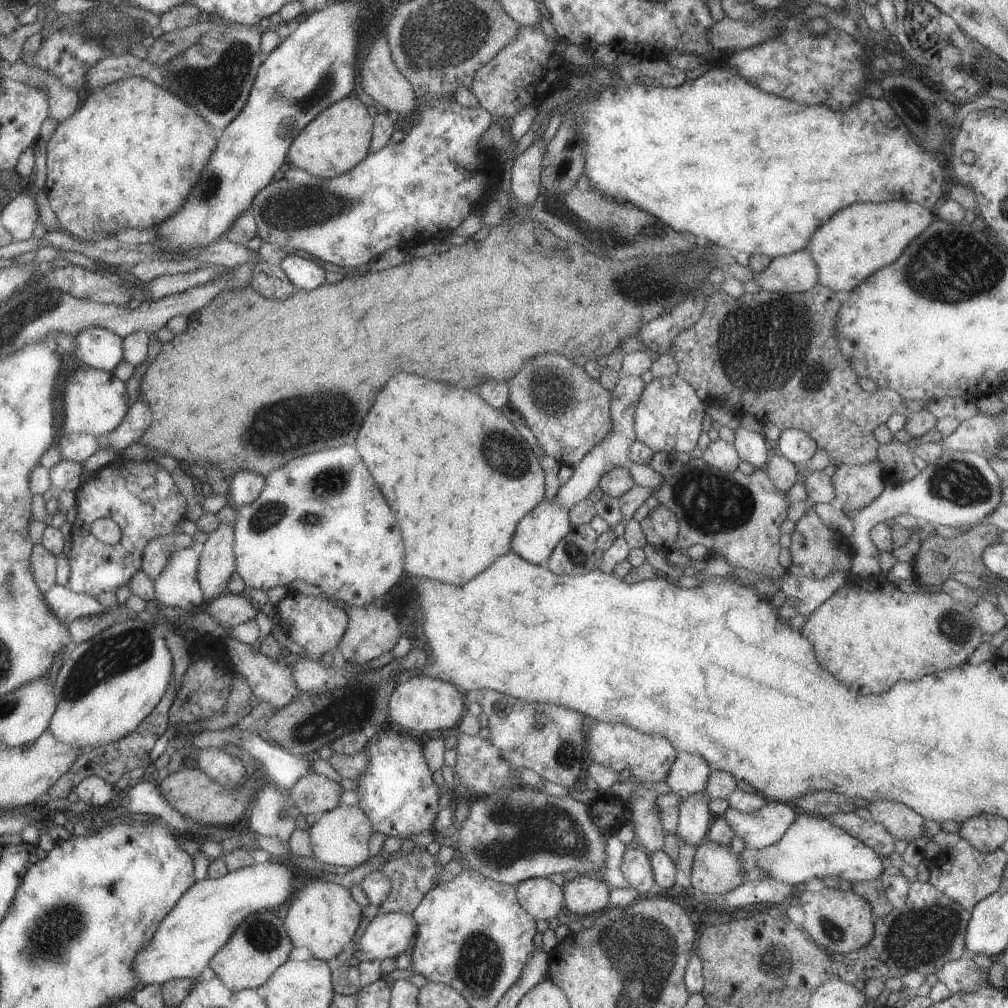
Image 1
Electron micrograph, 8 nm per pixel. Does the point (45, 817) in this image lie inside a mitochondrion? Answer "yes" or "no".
no

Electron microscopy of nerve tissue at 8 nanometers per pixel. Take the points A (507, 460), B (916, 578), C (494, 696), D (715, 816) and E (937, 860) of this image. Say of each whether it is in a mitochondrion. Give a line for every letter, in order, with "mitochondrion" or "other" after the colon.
A: mitochondrion
B: other
C: other
D: other
E: other

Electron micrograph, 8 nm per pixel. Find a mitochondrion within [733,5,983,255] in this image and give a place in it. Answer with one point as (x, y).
(962, 59)

